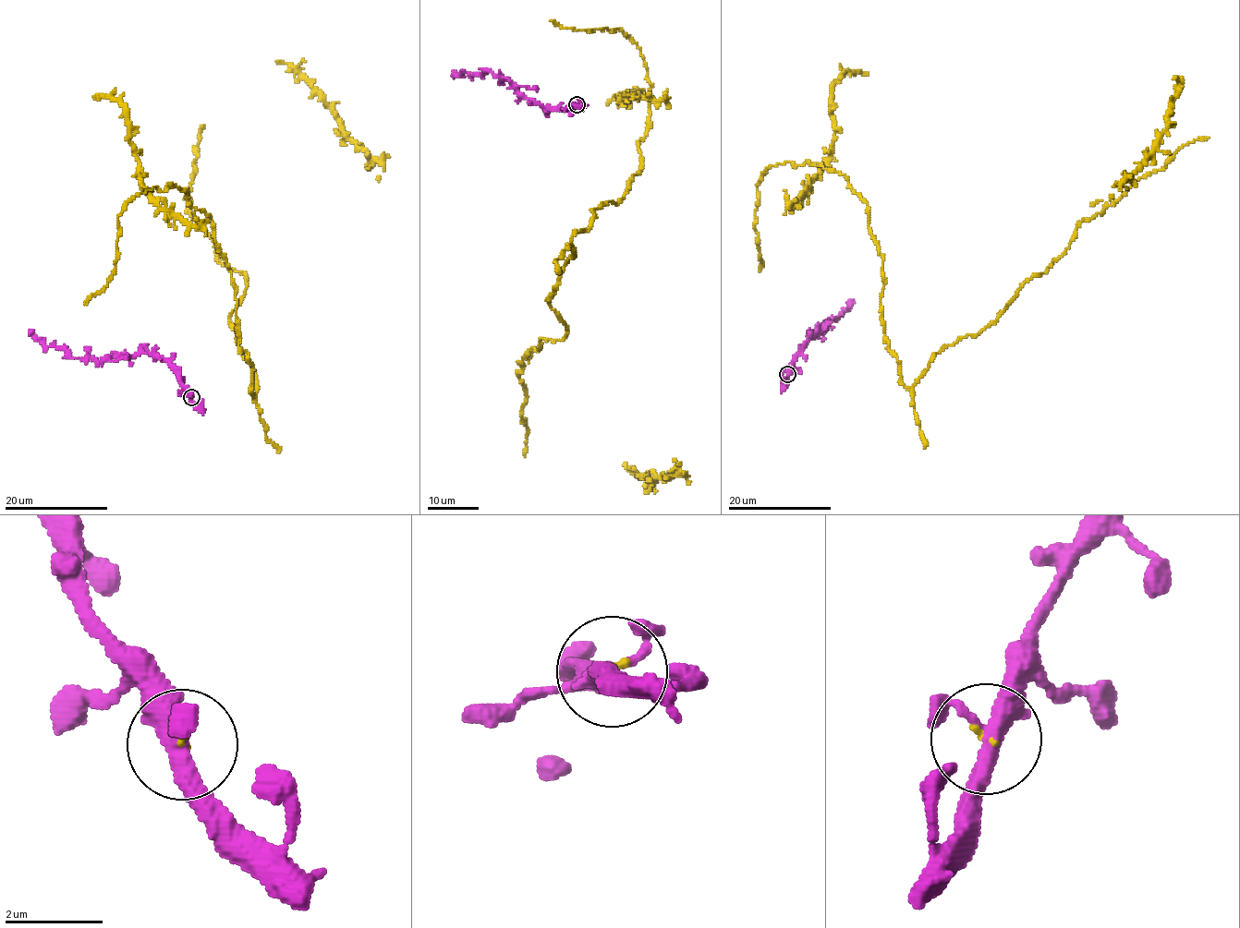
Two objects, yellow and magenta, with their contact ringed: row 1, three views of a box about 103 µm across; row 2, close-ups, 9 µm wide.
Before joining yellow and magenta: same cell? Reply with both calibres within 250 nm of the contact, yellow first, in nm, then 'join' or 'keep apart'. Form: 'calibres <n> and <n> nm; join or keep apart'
calibres 70 and 320 nm; join

